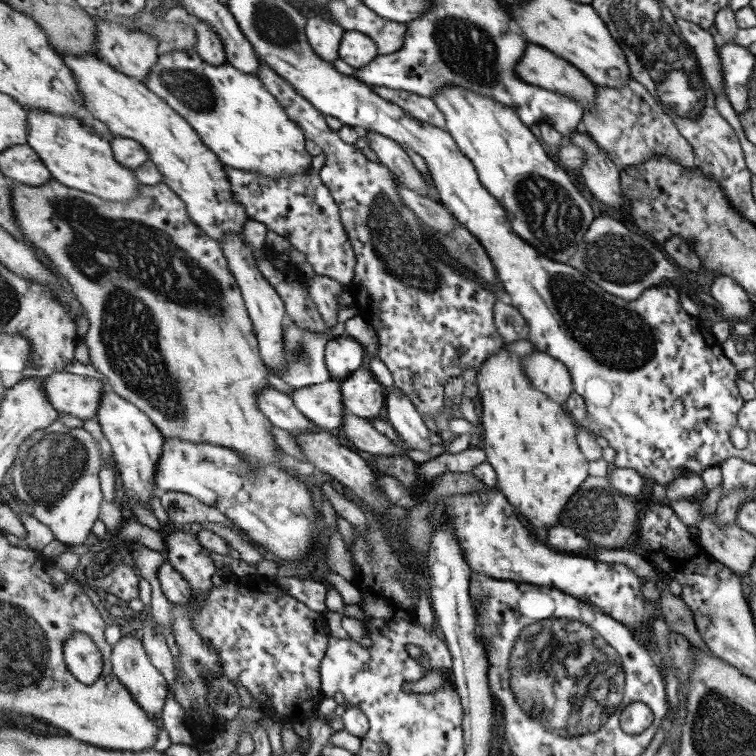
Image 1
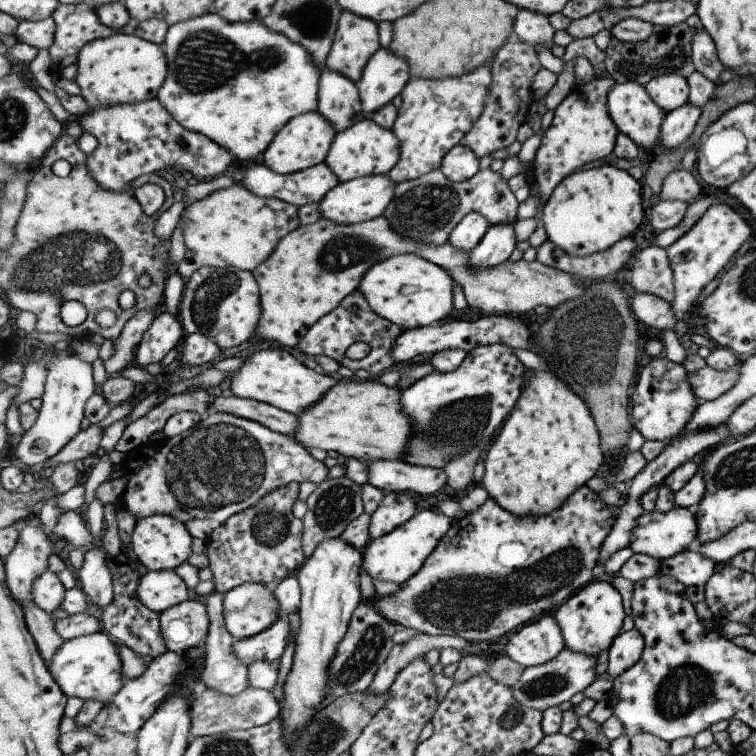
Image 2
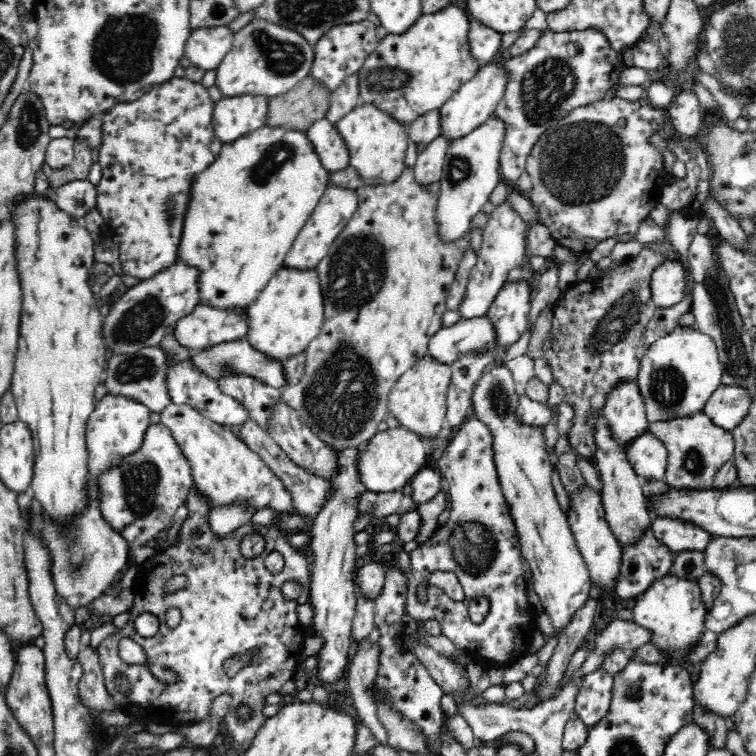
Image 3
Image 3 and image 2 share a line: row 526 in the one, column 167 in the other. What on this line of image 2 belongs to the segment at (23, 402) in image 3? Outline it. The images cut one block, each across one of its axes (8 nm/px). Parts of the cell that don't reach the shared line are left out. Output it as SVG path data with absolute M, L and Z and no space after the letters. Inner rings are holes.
M113 33L109 38L97 39L90 42L81 49L76 76L82 95L93 108L114 107L117 105L135 105L148 100L157 99L160 90L169 74L168 55L165 54L163 46L149 42L137 35Z

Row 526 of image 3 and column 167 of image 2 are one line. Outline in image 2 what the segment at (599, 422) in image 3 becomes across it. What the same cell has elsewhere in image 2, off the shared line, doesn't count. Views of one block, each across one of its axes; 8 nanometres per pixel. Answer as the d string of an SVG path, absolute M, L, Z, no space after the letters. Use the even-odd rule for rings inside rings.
M192 597L161 612L159 618L168 651L183 653L208 642L210 620L202 598Z

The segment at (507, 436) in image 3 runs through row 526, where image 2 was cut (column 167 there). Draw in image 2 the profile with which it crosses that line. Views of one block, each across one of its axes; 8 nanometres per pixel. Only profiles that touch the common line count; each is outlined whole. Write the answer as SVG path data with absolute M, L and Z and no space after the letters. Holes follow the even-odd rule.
M154 515L137 522L131 536L131 548L138 560L149 570L176 570L178 566L189 560L193 554L193 536L181 520L172 515Z

